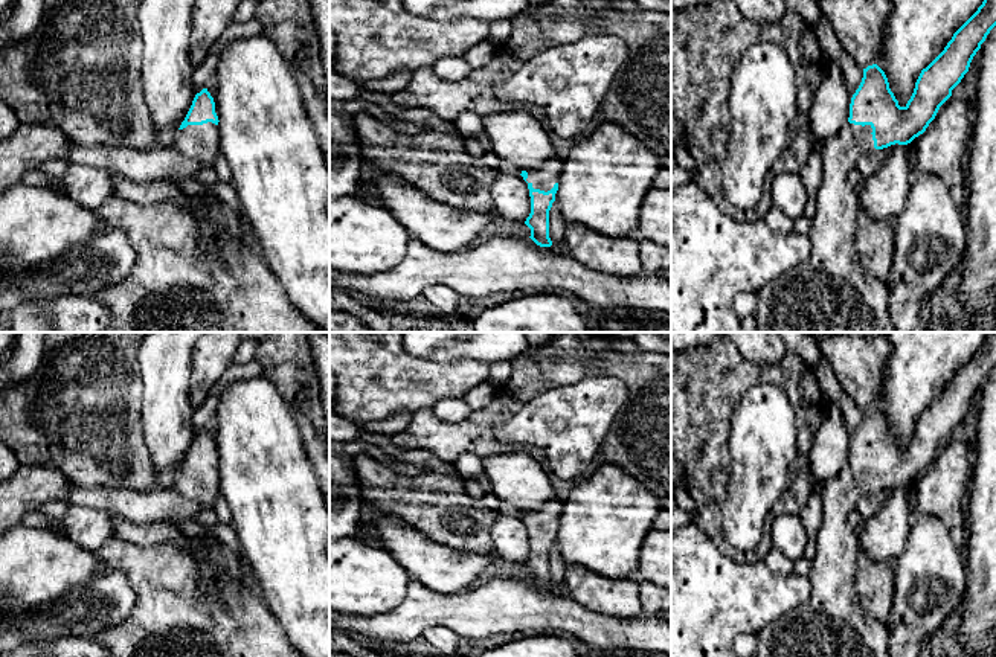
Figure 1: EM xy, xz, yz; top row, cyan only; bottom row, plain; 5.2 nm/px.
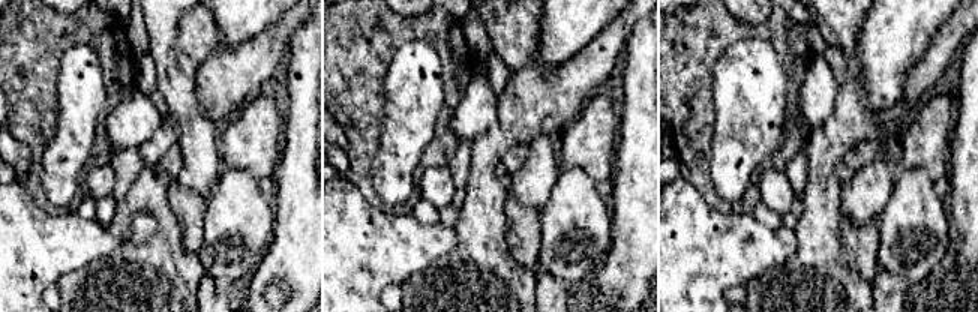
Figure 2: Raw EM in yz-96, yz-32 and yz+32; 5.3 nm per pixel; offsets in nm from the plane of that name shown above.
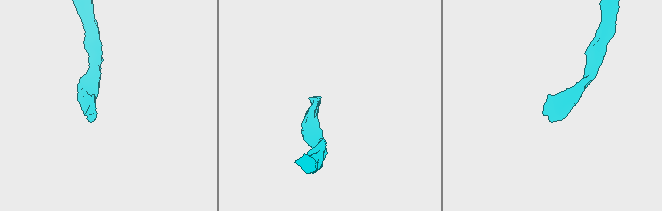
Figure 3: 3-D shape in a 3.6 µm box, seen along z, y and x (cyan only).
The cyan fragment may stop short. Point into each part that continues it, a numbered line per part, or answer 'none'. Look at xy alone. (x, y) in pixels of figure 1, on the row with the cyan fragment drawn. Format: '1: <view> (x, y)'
1: xy (202, 142)

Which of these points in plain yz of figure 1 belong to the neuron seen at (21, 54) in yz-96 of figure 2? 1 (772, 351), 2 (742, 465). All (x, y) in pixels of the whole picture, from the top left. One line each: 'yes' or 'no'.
1: no
2: no

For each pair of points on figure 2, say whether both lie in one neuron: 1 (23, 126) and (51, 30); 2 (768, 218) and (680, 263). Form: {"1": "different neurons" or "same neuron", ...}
{"1": "same neuron", "2": "different neurons"}

